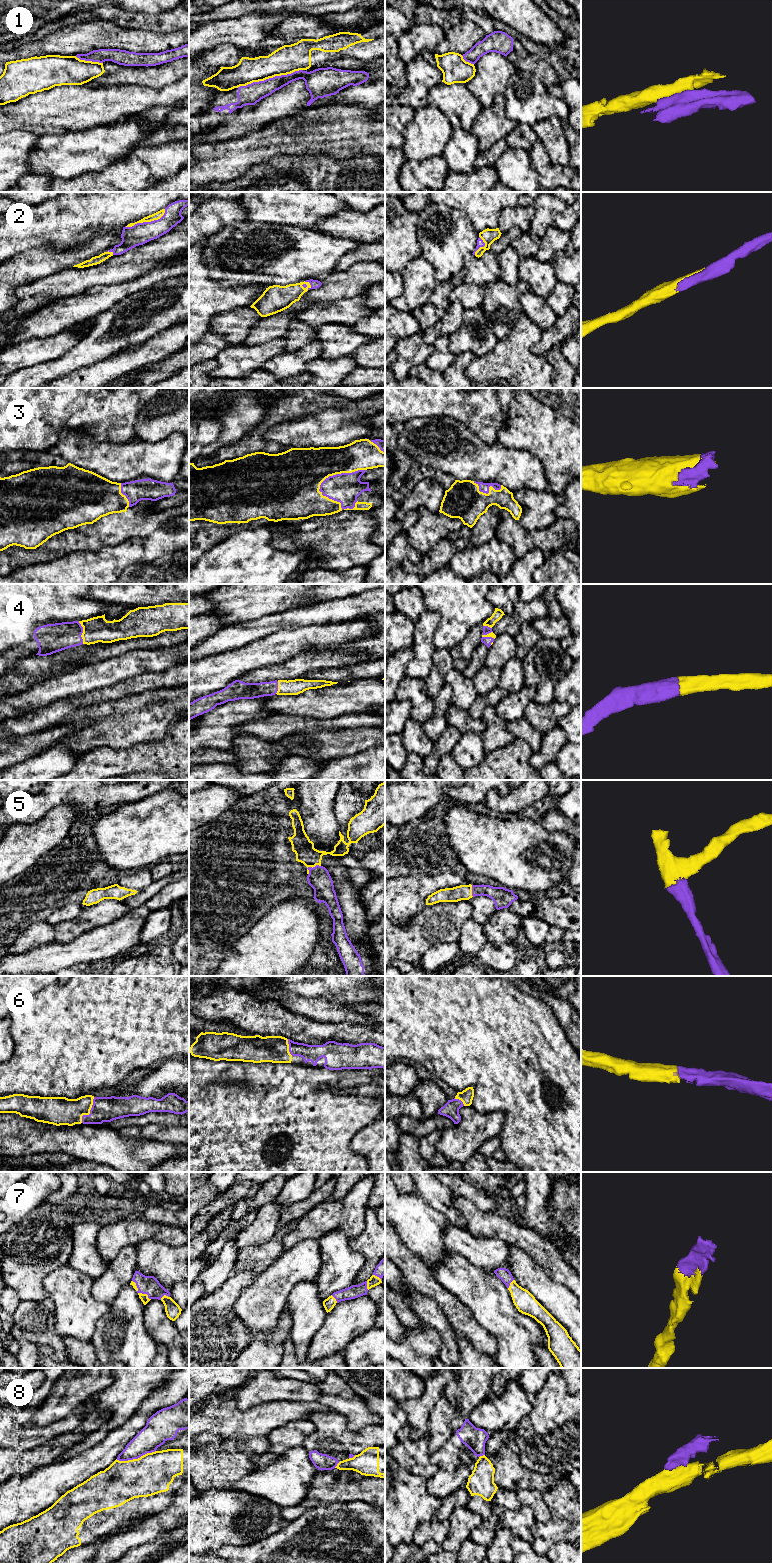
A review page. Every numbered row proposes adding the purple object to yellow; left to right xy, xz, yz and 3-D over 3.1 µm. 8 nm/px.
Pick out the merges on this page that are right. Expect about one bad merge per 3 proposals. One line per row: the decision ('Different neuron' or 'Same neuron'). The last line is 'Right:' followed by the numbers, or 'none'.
1: Different neuron
2: Same neuron
3: Same neuron
4: Same neuron
5: Same neuron
6: Same neuron
7: Same neuron
8: Different neuron
Right: 2, 3, 4, 5, 6, 7

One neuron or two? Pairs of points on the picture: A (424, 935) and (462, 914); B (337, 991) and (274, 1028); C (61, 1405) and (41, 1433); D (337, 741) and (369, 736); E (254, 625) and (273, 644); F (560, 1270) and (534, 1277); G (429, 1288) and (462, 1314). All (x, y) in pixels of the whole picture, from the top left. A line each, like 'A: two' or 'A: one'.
A: one
B: two
C: two
D: one
E: two
F: two
G: one

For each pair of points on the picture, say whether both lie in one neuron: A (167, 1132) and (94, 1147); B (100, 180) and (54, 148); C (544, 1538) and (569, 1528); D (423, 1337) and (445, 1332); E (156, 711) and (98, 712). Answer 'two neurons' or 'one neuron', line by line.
A: two neurons
B: two neurons
C: one neuron
D: two neurons
E: one neuron

